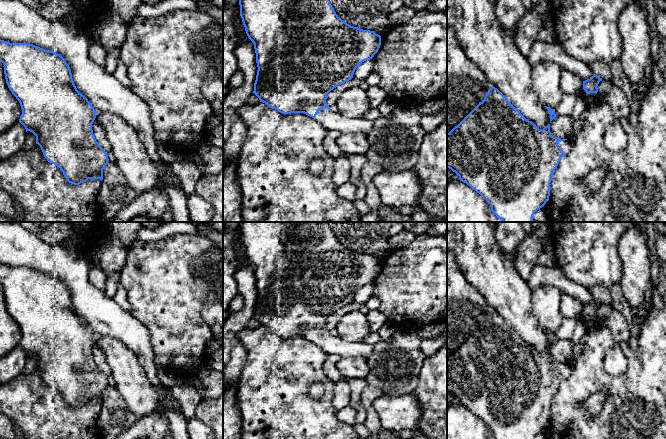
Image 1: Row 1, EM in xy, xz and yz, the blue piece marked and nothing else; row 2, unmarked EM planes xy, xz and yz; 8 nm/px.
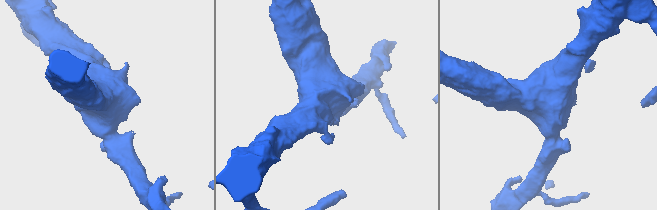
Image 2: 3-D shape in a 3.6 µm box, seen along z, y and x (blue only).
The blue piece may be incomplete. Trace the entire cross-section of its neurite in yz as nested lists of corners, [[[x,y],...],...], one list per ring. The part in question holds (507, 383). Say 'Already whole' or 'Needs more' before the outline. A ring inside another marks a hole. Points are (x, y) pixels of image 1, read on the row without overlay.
Needs more. [[[491,311],[484,324],[449,357],[447,357],[447,392],[458,400],[460,405],[479,417],[491,430],[495,439],[534,439],[549,424],[550,407],[553,397],[562,381],[570,376],[569,363],[553,361],[550,348],[539,353],[527,344],[505,320]]]

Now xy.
Already whole. [[[0,263],[0,285],[4,289],[4,298],[8,312],[19,325],[22,338],[19,346],[36,360],[44,381],[49,387],[60,392],[66,404],[74,409],[88,403],[103,404],[103,393],[108,388],[108,378],[96,365],[92,348],[96,334],[88,323],[76,312],[69,289],[54,275],[45,274],[30,267],[10,267]]]

